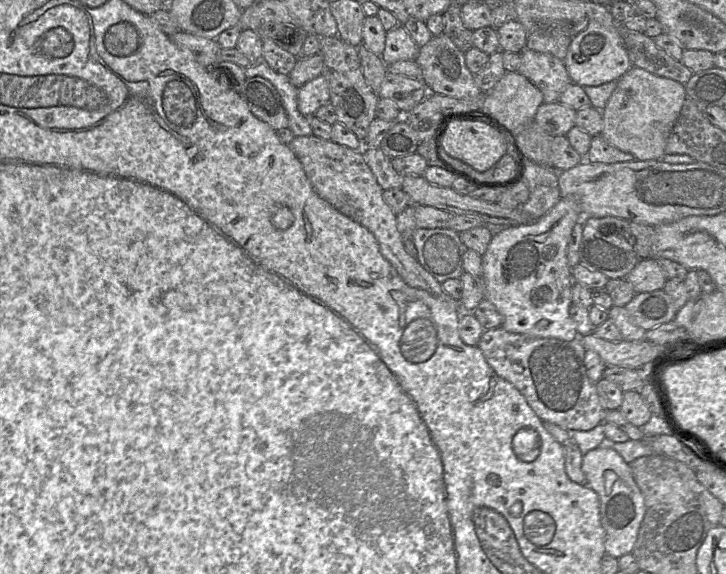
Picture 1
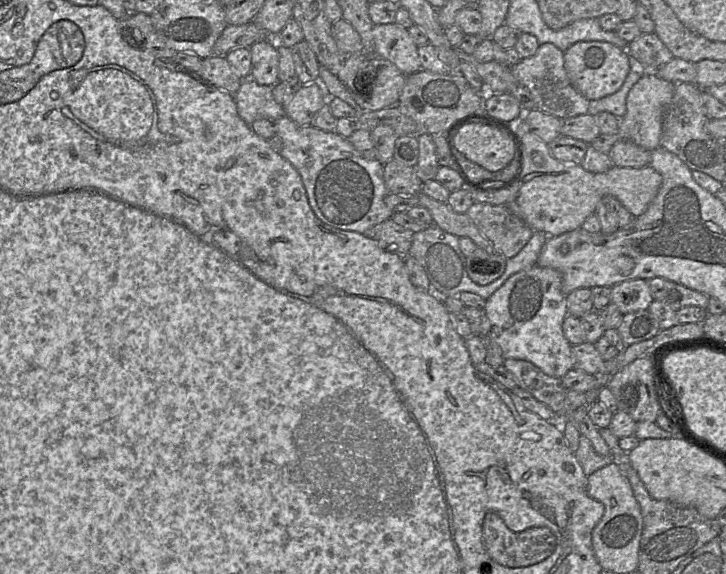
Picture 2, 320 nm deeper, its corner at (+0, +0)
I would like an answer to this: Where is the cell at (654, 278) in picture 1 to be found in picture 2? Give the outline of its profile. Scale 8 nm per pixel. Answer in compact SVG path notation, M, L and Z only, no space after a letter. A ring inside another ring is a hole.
M633 279L616 284L611 289L611 303L623 314L647 310L653 301L645 279Z

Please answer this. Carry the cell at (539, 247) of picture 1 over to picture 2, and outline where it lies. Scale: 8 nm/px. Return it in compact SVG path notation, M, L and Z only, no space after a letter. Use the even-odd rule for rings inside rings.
M534 265L510 276L487 300L485 313L490 322L490 337L507 358L525 360L537 366L546 375L562 378L573 368L572 345L563 333L563 322L568 315L566 296L562 292L562 275L553 268Z

